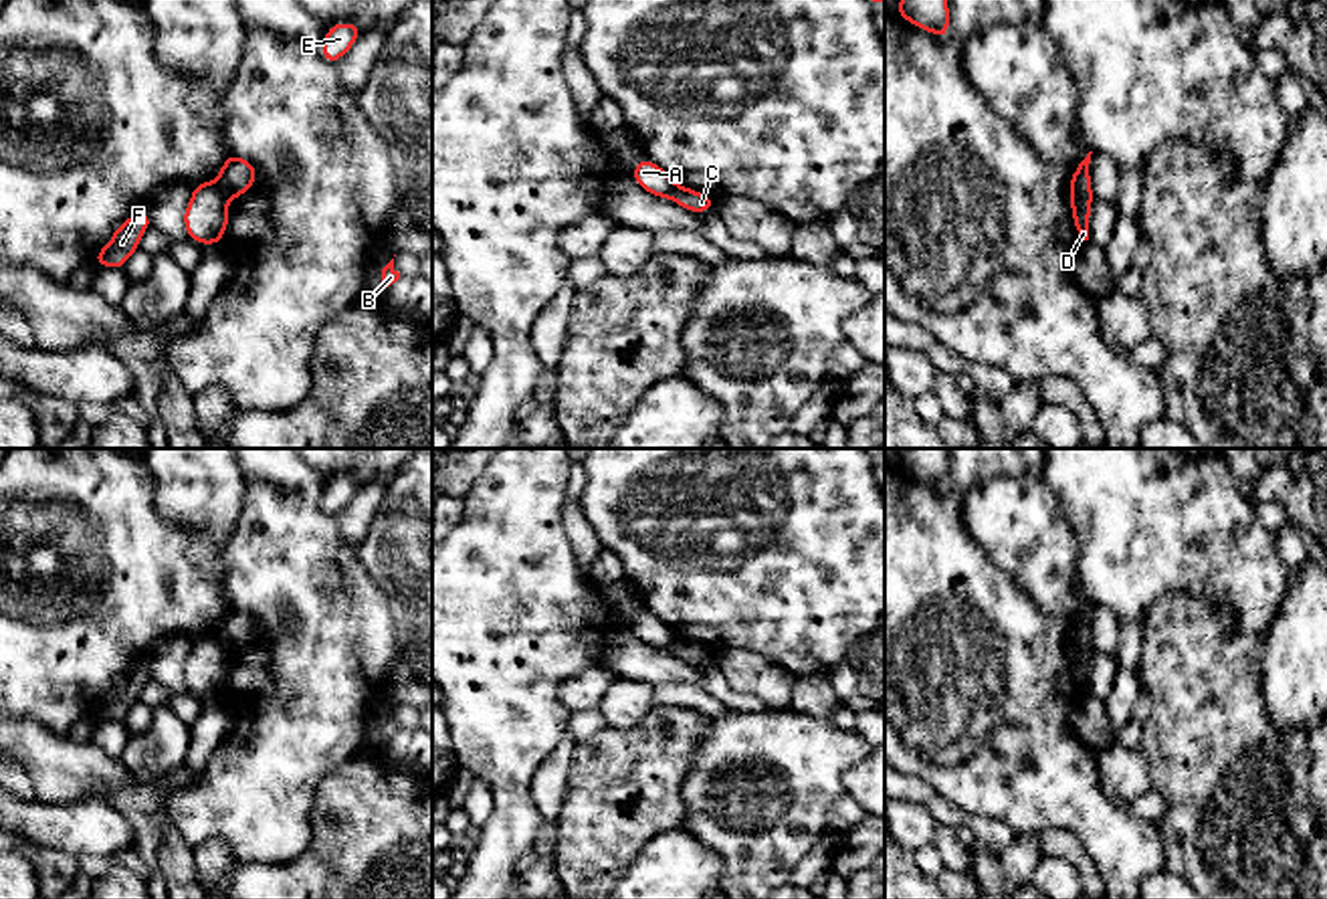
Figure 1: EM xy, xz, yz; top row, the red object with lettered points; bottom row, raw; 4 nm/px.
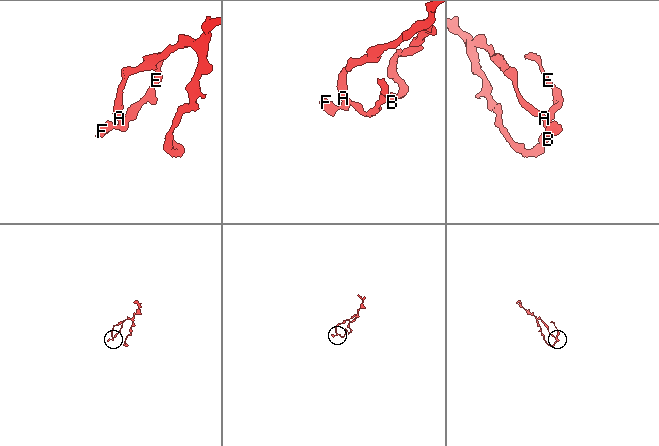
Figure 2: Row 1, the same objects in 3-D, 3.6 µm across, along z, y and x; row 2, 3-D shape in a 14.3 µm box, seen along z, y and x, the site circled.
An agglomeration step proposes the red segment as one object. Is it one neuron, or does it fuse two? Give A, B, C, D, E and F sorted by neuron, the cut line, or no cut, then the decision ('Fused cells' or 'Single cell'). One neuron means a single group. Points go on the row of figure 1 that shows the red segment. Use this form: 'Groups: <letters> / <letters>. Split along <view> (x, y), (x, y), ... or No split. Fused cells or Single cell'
Groups: A B D F / C E. Split along yz (1071, 184), (1091, 201). Fused cells

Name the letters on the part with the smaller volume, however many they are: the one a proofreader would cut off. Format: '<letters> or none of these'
C, E

